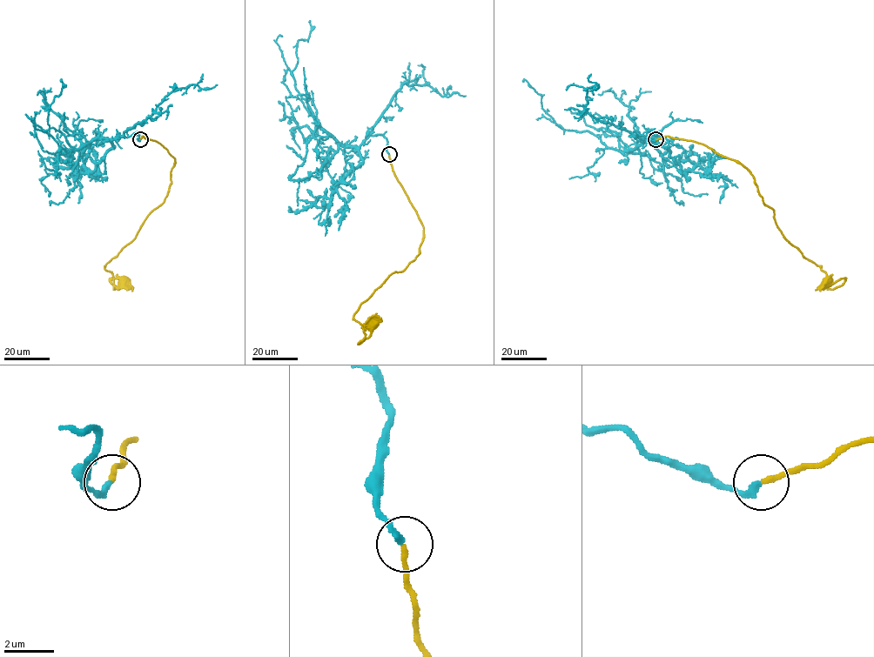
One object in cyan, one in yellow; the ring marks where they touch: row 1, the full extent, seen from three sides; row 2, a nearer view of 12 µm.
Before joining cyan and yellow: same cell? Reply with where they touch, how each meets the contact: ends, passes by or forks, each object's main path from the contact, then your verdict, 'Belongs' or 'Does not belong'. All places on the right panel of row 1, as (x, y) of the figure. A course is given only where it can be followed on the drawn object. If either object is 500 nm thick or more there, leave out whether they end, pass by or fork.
Place: (655, 139). At the ring cyan ends. At the ring yellow ends. Course of cyan: (655, 139), (637, 133), (648, 139), (620, 151), (589, 131), (564, 130), (542, 109), (541, 96), (522, 81). Course of yellow: (655, 139), (695, 141), (739, 162), (783, 237), (827, 275), (829, 288), (844, 280), (827, 283). Belongs

